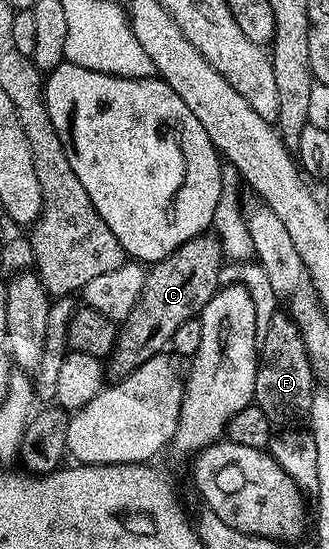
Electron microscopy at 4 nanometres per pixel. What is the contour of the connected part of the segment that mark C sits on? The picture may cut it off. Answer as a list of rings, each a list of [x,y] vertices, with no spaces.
[[[216,235],[193,237],[183,243],[169,257],[152,262],[145,274],[143,291],[131,307],[131,315],[120,322],[117,342],[107,358],[107,373],[113,381],[131,375],[147,359],[170,348],[175,330],[183,323],[194,320],[211,298],[216,295],[221,281],[221,241]]]

